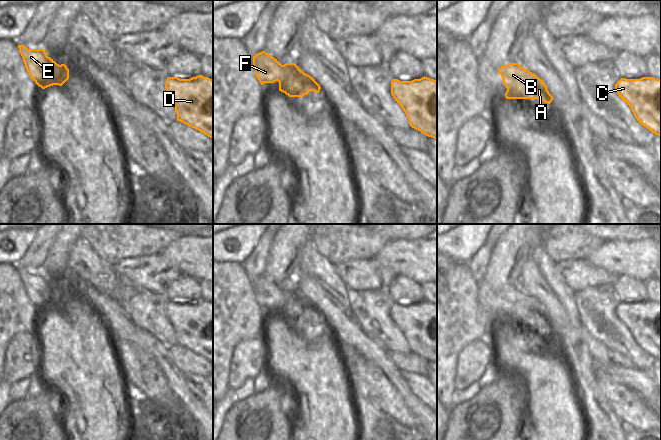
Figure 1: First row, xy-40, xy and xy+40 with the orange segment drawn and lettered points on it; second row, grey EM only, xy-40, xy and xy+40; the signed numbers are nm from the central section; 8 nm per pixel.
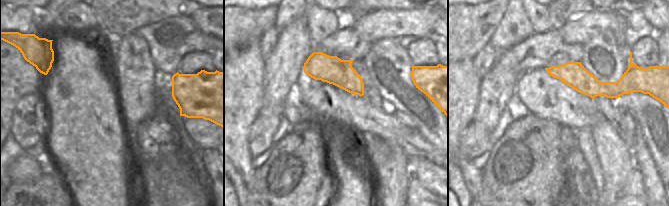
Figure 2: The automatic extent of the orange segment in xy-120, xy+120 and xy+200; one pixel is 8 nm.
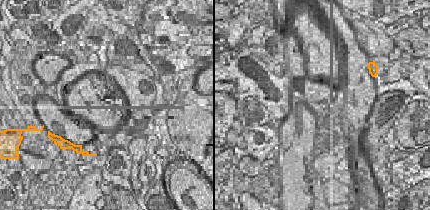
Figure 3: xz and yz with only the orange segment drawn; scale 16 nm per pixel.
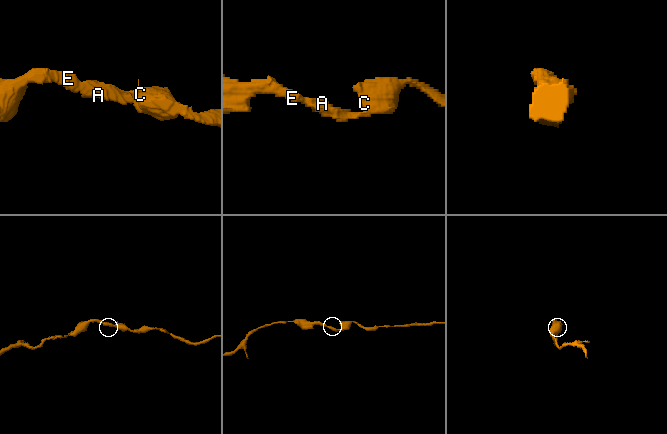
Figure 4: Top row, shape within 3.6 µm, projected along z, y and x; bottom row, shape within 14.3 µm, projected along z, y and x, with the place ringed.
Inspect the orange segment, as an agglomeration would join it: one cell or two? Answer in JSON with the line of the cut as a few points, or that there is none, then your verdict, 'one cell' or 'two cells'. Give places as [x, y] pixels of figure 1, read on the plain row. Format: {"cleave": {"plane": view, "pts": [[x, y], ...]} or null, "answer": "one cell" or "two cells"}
{"cleave": null, "answer": "one cell"}

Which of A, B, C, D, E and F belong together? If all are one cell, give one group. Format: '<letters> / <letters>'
A B C D E F

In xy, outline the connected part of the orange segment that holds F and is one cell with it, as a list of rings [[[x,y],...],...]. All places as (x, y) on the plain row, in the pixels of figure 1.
[[[262,275],[253,280],[255,300],[260,308],[279,306],[279,315],[289,321],[303,321],[310,315],[320,316],[320,309],[304,297],[295,287],[282,289],[277,283]]]

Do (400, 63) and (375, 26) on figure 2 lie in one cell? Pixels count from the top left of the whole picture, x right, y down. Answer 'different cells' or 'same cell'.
different cells

